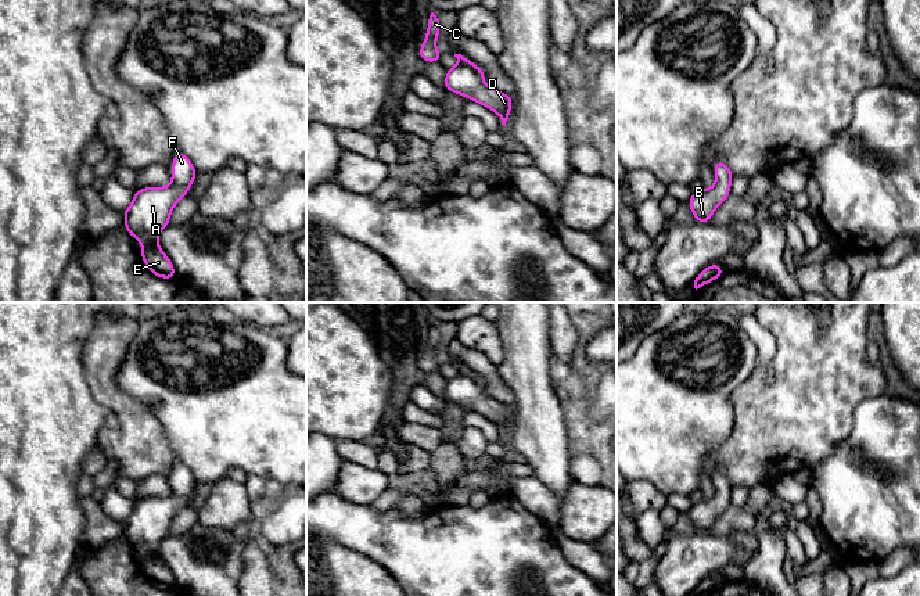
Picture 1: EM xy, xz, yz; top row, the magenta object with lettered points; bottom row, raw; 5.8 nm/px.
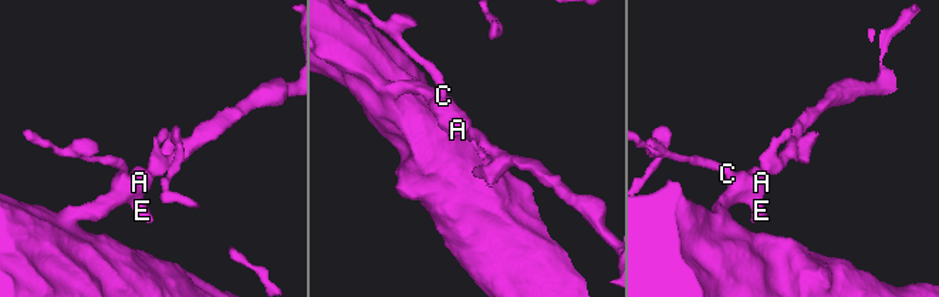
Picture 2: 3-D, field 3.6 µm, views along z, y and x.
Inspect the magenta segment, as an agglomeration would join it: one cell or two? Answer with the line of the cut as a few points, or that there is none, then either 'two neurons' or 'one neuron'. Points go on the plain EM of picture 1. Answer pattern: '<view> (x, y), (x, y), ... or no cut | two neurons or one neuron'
no cut | one neuron

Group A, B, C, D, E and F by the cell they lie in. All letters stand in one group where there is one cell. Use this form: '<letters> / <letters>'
A B C D E F

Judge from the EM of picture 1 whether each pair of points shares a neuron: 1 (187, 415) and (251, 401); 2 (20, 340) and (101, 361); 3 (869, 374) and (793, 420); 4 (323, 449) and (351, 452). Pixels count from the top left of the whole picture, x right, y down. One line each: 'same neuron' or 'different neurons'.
1: same neuron
2: different neurons
3: same neuron
4: different neurons

